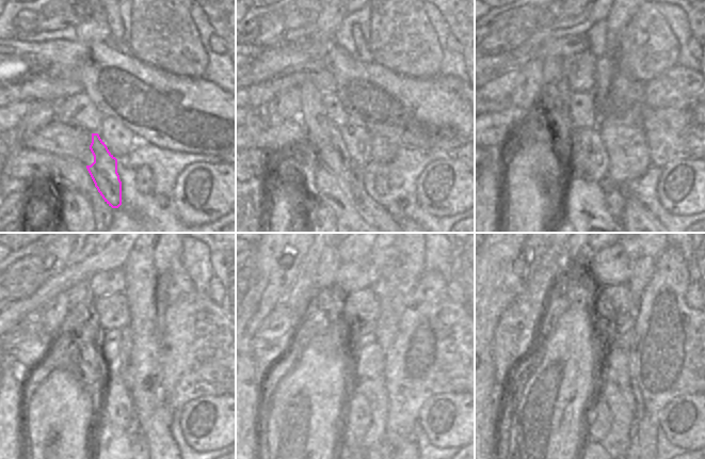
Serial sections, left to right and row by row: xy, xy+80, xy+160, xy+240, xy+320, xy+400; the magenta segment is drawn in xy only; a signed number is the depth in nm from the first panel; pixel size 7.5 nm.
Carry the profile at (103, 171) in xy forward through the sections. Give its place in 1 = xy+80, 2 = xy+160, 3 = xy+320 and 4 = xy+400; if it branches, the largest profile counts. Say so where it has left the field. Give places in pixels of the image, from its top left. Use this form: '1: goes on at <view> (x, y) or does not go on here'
1: goes on at xy+80 (323, 137)
2: goes on at xy+160 (546, 74)
3: goes on at xy+320 (317, 272)
4: goes on at xy+400 (586, 254)

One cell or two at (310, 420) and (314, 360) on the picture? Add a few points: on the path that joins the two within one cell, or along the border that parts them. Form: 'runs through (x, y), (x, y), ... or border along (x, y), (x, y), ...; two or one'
runs through (313, 405), (314, 375); one

